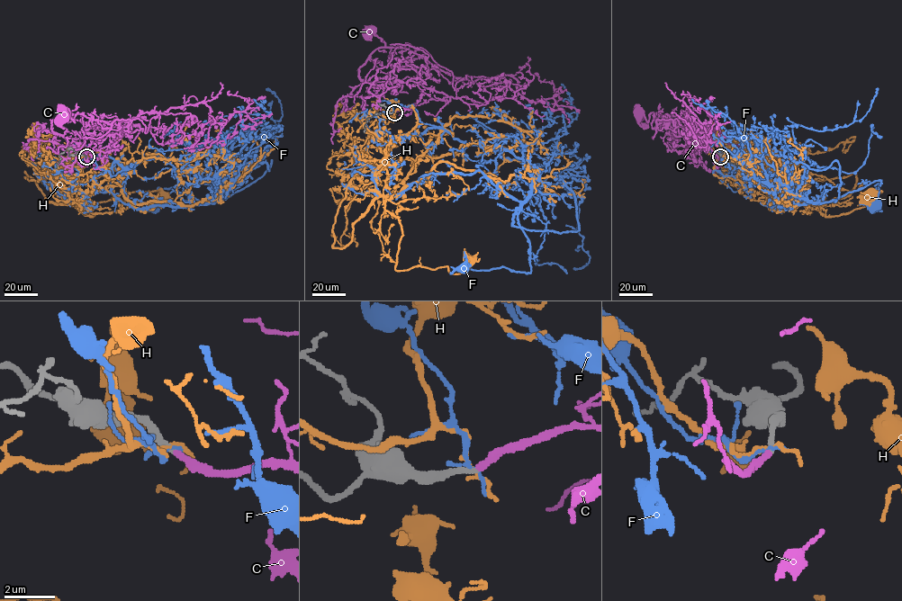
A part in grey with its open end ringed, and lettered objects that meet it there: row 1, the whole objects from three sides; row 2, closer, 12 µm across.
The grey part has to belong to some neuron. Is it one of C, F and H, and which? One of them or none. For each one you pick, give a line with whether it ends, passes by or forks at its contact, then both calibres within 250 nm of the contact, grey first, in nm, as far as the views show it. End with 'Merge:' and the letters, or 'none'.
C: it ends there; 220 nm thick on the grey side, 260 nm on the other
Merge: C

